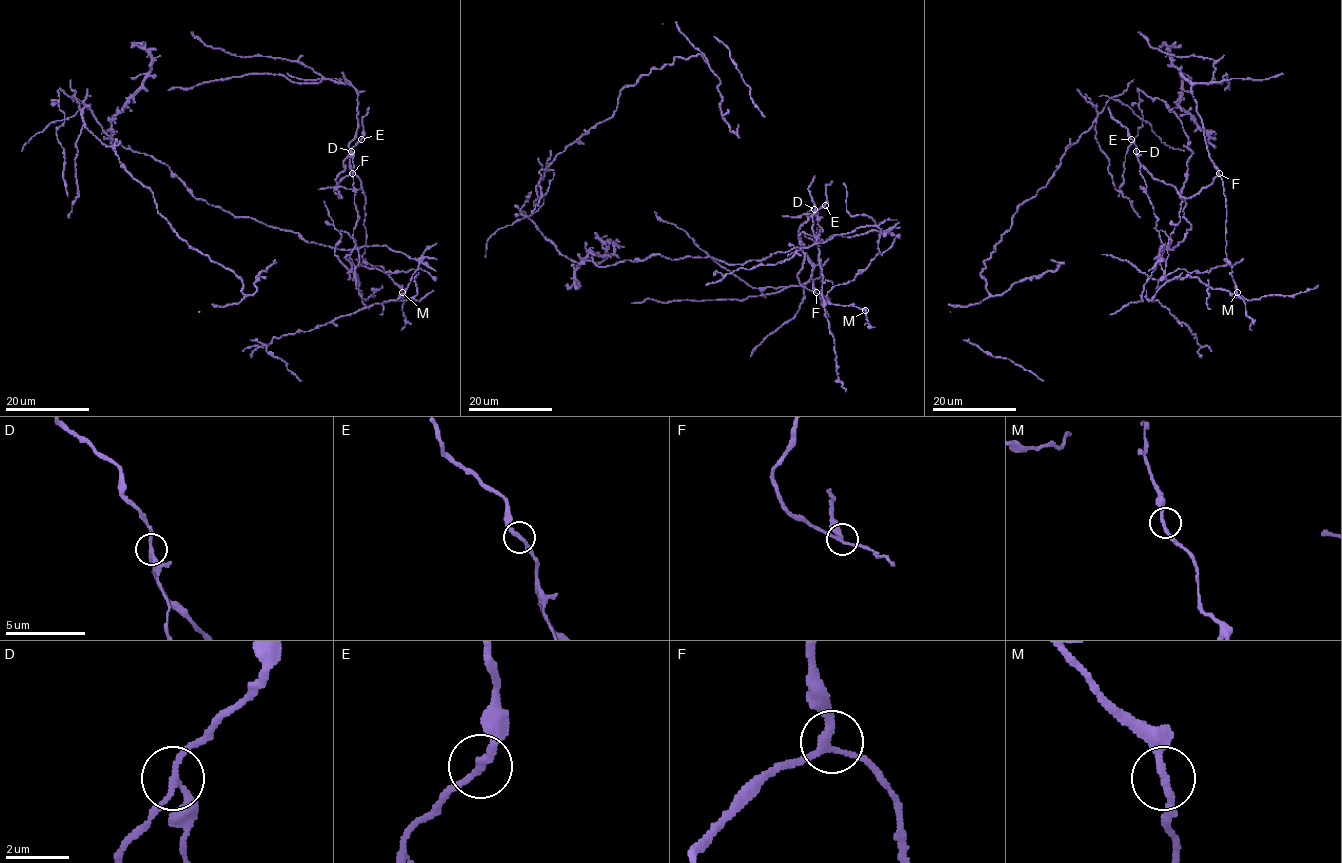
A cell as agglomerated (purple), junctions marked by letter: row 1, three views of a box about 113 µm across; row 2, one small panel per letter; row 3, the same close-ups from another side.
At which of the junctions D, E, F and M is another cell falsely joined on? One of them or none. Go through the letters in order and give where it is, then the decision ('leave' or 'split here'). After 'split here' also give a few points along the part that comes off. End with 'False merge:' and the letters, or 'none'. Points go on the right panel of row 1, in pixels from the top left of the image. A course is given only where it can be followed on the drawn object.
D: place (1136, 151); split here
E: place (1131, 139); leave
F: place (1219, 173); leave
M: place (1237, 292); leave
False merge: D

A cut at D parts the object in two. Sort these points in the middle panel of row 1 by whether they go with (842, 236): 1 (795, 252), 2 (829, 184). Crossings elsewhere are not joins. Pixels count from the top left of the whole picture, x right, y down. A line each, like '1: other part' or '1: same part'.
1: same part
2: other part

